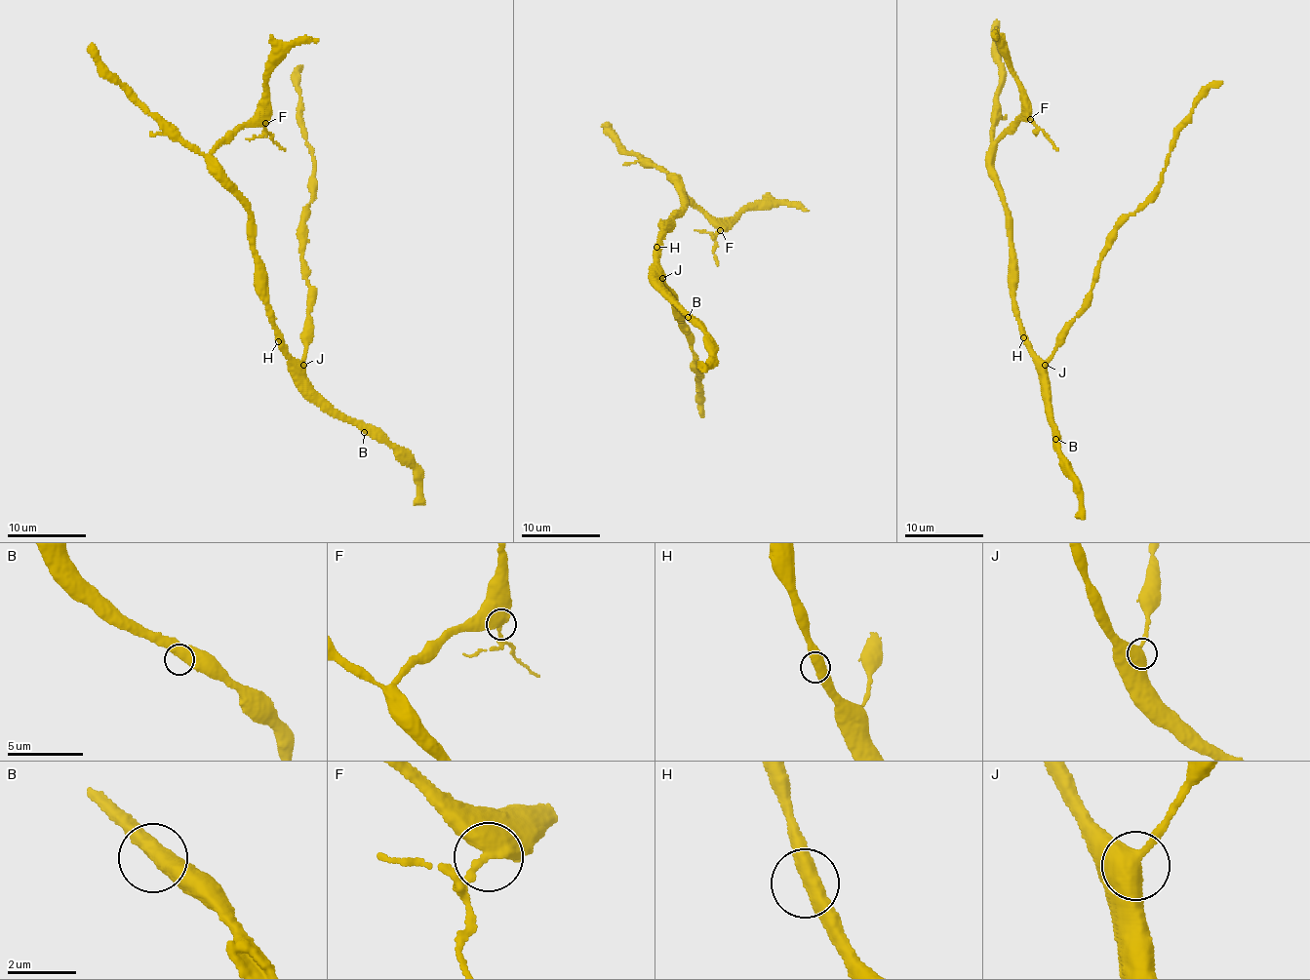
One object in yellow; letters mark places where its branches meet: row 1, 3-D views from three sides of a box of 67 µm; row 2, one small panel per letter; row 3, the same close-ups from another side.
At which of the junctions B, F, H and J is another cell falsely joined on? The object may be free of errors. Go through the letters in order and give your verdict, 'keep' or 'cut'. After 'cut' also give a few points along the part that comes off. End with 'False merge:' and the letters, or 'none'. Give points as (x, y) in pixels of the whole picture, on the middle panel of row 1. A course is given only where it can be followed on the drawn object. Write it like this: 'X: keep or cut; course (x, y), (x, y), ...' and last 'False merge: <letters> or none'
B: keep
F: cut; course (720, 229), (713, 253), (717, 265)
H: keep
J: keep
False merge: F

